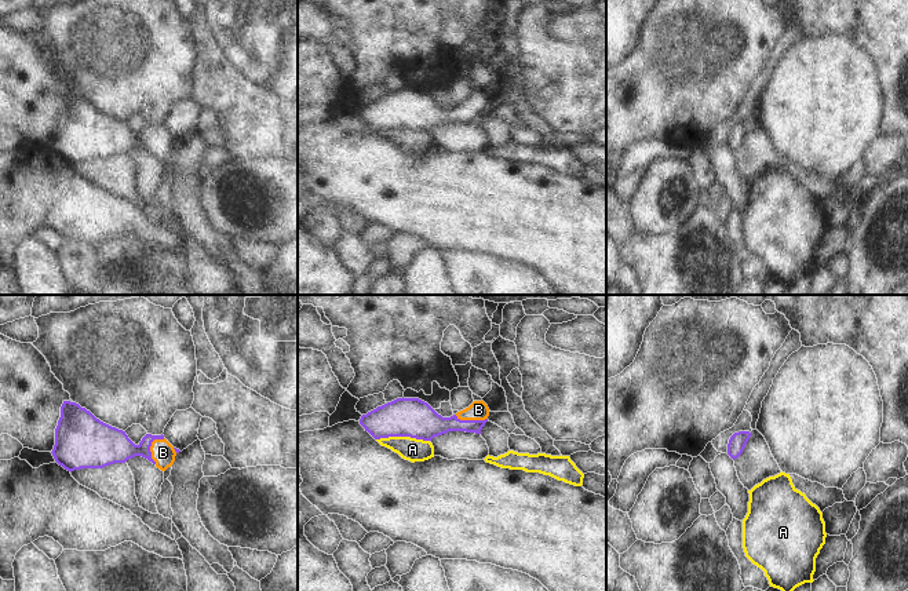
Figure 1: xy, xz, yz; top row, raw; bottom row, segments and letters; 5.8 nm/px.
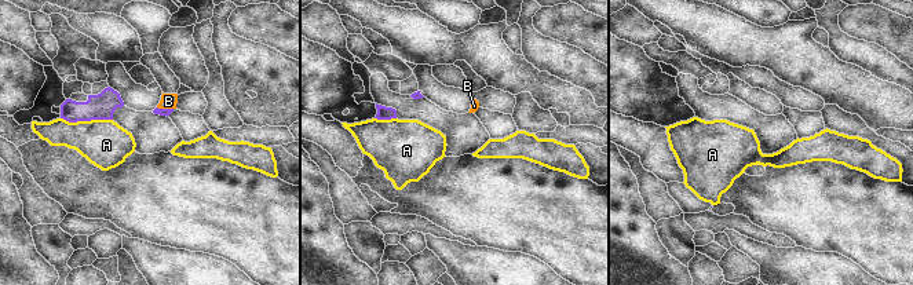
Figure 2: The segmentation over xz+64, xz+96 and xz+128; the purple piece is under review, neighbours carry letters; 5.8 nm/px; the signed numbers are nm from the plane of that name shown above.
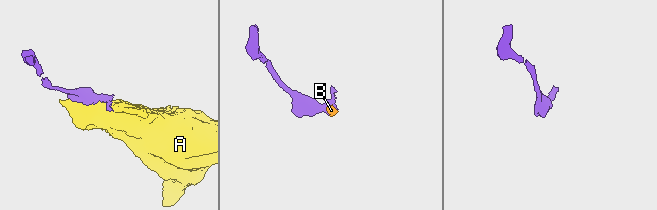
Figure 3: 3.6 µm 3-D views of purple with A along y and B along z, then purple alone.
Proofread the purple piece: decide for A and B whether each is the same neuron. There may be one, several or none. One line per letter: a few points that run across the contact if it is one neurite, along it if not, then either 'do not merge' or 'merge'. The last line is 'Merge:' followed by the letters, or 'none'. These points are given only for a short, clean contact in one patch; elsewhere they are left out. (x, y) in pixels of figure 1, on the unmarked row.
A: xz (376, 130), (415, 128), (429, 132) | do not merge
B: merge
Merge: B

